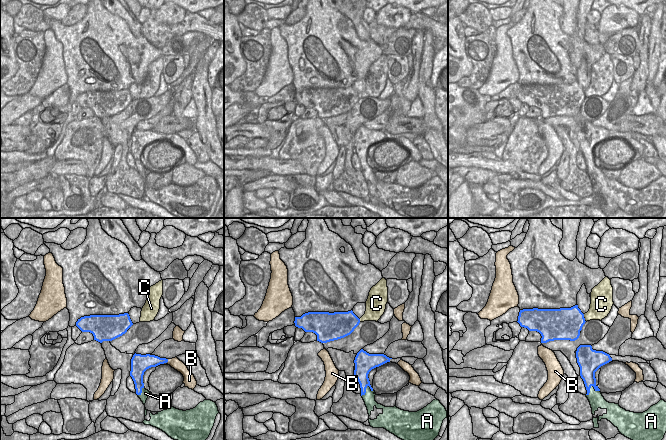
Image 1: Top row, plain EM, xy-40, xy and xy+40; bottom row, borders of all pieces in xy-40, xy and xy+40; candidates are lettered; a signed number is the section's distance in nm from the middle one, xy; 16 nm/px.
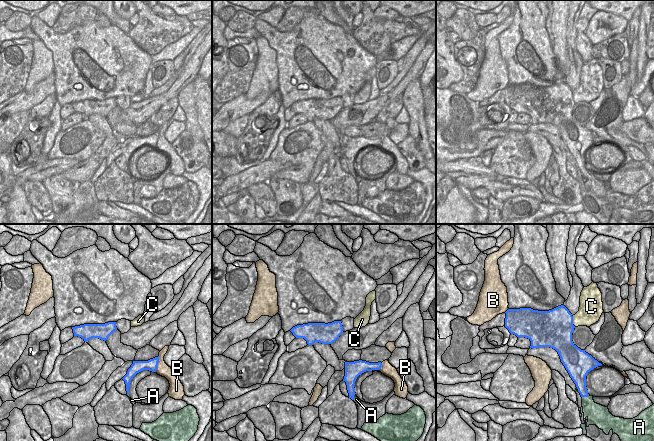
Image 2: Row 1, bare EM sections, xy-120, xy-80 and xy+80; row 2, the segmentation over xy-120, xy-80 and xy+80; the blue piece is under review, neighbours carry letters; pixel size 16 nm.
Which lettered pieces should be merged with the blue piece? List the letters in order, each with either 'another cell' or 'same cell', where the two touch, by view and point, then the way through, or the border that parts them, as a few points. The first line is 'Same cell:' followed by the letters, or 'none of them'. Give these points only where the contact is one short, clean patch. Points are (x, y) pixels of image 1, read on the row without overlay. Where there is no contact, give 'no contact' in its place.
Same cell: A
A: same cell | xy+40 (590, 163)
B: another cell | xy-40 (167, 137)
C: another cell | xy+40 (584, 94) | along xy+40 (583, 90), (586, 97)

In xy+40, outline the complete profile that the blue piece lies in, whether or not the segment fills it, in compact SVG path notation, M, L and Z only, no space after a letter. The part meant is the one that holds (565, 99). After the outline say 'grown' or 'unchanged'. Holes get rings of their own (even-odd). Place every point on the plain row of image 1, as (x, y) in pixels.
M575 81L560 85L523 85L518 97L521 103L541 110L541 119L554 116L575 117L585 100L584 90Z; unchanged

